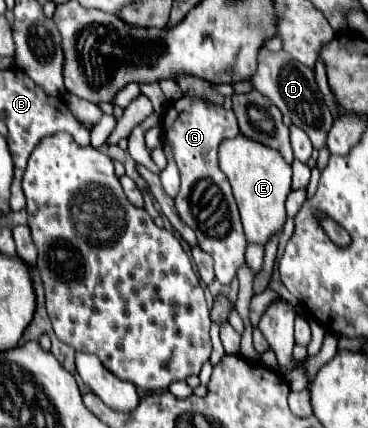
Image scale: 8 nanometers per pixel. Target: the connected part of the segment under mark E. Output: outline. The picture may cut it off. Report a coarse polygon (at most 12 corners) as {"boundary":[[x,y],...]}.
{"boundary":[[244,135],[220,145],[248,243],[286,223],[290,165]]}

